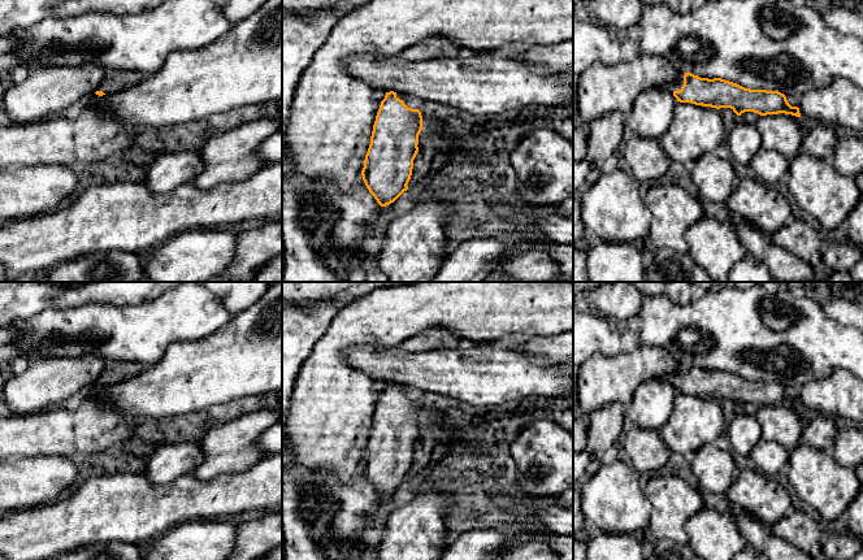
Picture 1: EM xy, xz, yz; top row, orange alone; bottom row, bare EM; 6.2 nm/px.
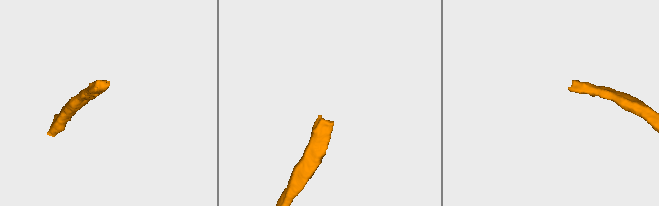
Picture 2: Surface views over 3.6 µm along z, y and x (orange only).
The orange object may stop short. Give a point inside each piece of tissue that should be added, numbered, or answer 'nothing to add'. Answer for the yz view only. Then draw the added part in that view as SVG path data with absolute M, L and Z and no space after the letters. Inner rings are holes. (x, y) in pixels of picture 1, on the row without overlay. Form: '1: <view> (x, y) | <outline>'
1: yz (675, 377) | M684 365L684 366L685 366L685 365ZM684 366L680 368L677 372L669 374L669 375L667 377L667 379L668 379L669 382L672 382L672 383L673 383L673 382L680 382L681 378L682 378L682 375L684 375Z

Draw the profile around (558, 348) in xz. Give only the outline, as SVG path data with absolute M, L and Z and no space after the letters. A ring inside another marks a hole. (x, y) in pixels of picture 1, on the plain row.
M573 331L547 337L533 335L525 342L519 340L519 334L508 335L496 342L498 346L534 355L548 365L573 364Z

